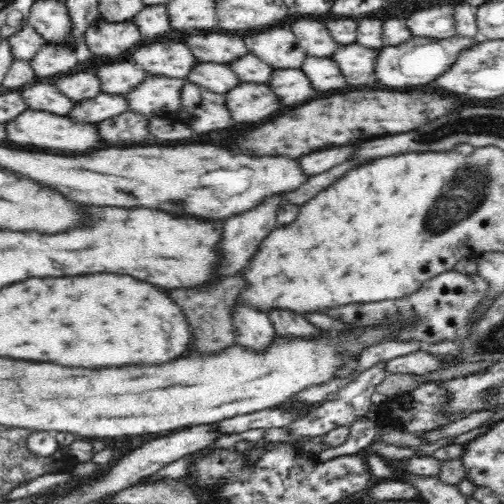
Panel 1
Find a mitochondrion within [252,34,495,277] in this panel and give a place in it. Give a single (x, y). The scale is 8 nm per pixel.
(463, 194)

